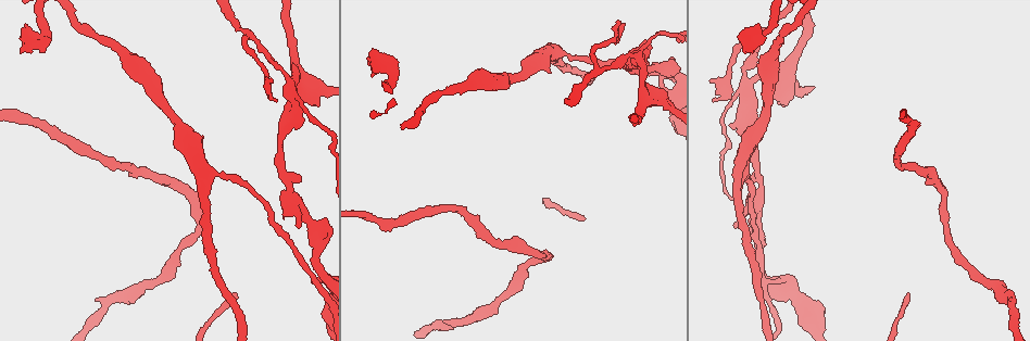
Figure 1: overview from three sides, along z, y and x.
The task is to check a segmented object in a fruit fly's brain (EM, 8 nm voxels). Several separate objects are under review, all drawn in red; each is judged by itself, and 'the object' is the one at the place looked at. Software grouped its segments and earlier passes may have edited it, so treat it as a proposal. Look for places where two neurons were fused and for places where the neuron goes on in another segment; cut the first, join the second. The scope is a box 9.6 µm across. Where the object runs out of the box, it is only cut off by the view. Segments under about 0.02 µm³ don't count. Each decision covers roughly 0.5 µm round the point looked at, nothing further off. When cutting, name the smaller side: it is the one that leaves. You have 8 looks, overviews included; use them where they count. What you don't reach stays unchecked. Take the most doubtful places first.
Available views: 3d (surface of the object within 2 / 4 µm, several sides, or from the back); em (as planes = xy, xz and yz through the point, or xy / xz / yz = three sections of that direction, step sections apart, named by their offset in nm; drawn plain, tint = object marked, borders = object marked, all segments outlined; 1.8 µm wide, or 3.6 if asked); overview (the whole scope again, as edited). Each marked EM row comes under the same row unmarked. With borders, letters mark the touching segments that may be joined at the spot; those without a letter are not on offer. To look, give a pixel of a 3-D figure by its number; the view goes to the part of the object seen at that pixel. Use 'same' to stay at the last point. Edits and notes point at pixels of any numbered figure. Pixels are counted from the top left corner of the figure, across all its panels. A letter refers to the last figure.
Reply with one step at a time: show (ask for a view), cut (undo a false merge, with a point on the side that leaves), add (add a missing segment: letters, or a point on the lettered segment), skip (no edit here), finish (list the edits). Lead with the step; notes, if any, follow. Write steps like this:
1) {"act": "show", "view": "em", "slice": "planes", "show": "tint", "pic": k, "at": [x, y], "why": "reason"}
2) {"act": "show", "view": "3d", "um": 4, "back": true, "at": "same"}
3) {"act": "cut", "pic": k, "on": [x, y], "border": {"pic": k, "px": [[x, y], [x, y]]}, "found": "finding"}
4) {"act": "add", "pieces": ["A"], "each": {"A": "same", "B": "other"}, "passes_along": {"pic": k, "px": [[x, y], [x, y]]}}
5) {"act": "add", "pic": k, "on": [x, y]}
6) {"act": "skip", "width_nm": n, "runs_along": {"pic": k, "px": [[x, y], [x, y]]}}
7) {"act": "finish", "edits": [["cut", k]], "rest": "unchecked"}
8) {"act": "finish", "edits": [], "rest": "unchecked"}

{"act": "show", "view": "em", "slice": "planes", "show": "borders", "pic": 1, "at": [600, 68], "why": "branch point"}

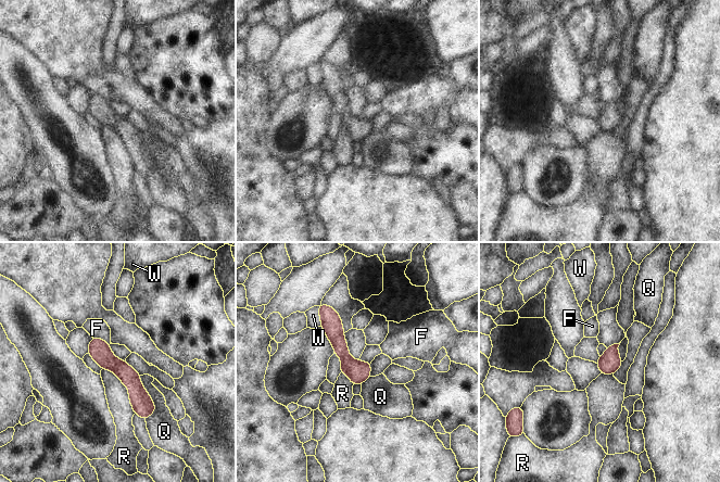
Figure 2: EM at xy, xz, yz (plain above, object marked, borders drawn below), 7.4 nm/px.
{"act": "skip", "each": {"F": "other", "Q": "other", "R": "other", "W": "other"}, "runs_along": {"pic": 2, "px": [[95, 340], [134, 383], [144, 415]]}, "found": "one neuron here"}

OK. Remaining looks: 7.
{"act": "show", "view": "em", "slice": "planes", "show": "borders", "pic": 1, "at": [764, 276], "why": "thick turns thin"}

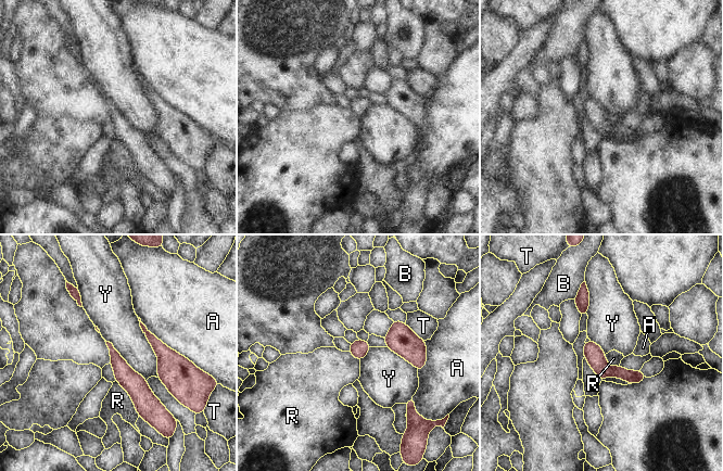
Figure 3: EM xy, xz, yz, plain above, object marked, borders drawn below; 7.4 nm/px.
{"act": "cut", "pic": 3, "on": [594, 354], "width_nm": 130, "each": {"A": "other", "B": "other", "R": "other", "T": "other", "Y": "other"}, "part_leaving": {"pic": 3, "px": [[112, 349], [149, 411]]}, "found": "two neurons meet here"}

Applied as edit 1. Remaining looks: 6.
{"act": "show", "view": "overview"}

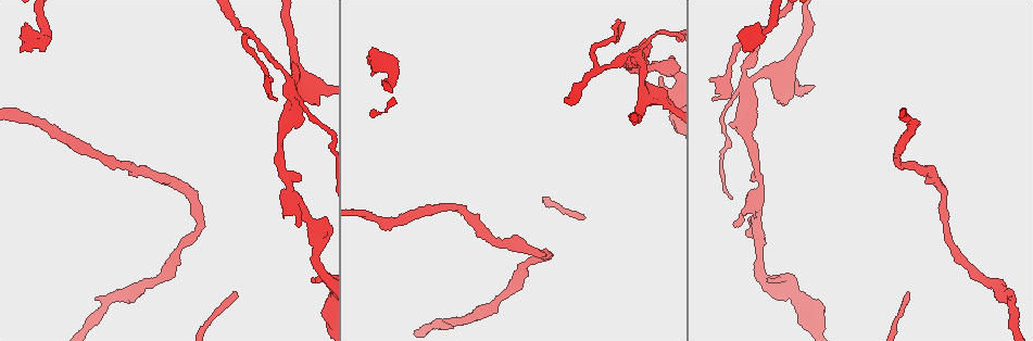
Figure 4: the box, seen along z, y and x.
{"act": "show", "view": "em", "slice": "planes", "show": "borders", "pic": 4, "at": [639, 55]}

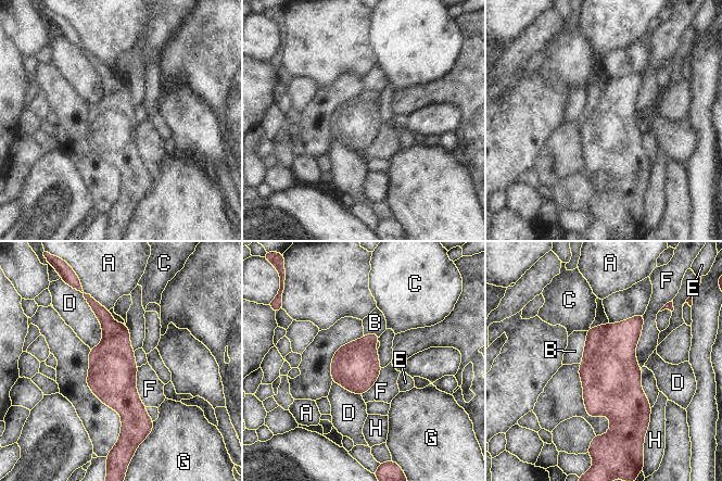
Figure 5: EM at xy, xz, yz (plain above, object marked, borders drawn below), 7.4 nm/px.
{"act": "skip", "each": {"A": "other", "B": "other", "C": "other", "D": "other", "E": "other", "F": "other", "G": "other", "H": "other"}, "border": {"pic": 5, "px": [[644, 314], [635, 349], [641, 368]]}, "found": "all the same neuron"}

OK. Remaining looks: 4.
{"act": "finish", "edits": [["cut", 3]], "rest": "unchecked"}

